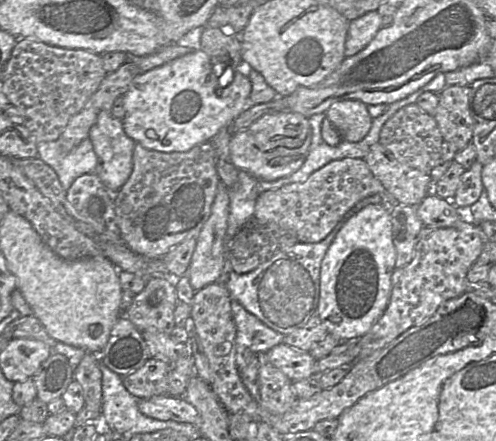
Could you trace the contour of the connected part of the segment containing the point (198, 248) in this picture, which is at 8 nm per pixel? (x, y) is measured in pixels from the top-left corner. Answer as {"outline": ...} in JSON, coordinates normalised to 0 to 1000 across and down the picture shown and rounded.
{"outline":[[[442,408],[425,483],[397,535],[375,626],[391,660],[440,637],[456,587],[462,429]]]}

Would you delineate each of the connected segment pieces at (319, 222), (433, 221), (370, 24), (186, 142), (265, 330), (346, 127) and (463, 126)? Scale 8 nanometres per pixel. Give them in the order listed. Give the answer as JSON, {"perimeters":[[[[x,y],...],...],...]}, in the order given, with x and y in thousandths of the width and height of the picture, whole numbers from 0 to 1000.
{"perimeters":[[[[692,358],[663,367],[613,413],[528,435],[516,451],[510,501],[528,508],[556,506],[571,519],[589,522],[603,551],[641,551],[718,460],[750,442],[766,442],[770,463],[792,463],[778,429],[746,388],[734,361]]],[[[865,438],[837,469],[839,485],[859,515],[909,515],[929,494],[933,474],[925,474],[905,456]]],[[[746,25],[716,45],[704,48],[696,132],[710,129],[730,116],[758,82],[768,61],[768,36],[760,25]]],[[[397,111],[327,150],[278,166],[248,215],[250,299],[292,338],[331,347],[377,345],[393,331],[423,320],[444,293],[456,290],[486,259],[502,234],[506,184],[478,156],[470,156],[472,181],[444,202],[442,177],[458,152],[452,138],[429,145],[425,132],[409,113]]],[[[466,683],[476,739],[476,828],[484,850],[508,814],[573,776],[575,762],[528,732],[478,683]]],[[[694,227],[671,234],[655,256],[690,317],[716,324],[744,299],[750,268],[740,238],[722,227]]],[[[901,195],[885,215],[873,265],[895,320],[907,322],[919,342],[933,340],[952,317],[954,270],[946,247],[946,195]]]]}

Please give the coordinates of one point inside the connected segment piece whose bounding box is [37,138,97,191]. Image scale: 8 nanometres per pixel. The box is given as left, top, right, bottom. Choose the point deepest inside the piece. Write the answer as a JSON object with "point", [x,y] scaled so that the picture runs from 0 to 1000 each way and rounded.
{"point":[161,363]}

